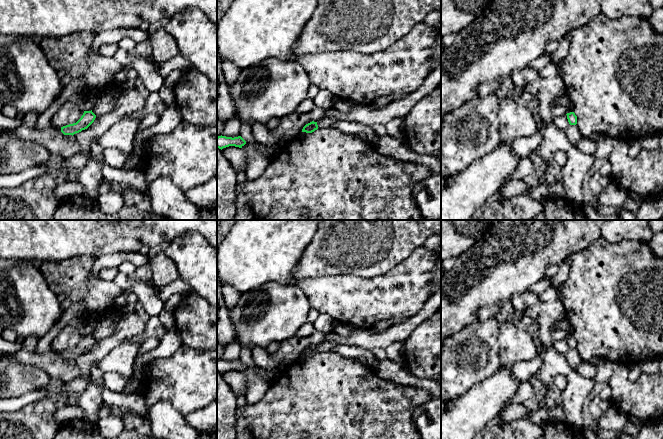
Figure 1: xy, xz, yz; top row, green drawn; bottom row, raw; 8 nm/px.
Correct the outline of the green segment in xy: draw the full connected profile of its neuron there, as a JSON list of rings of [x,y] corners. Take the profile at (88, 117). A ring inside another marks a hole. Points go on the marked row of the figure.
[[[84,111],[81,118],[73,124],[69,124],[61,127],[61,132],[64,135],[74,135],[81,132],[82,130],[87,129],[95,120],[96,115],[91,111]]]

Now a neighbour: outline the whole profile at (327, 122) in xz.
[[[321,118],[318,122],[317,122],[317,125],[318,125],[318,129],[321,129],[321,128],[329,128],[329,127],[332,127],[333,124],[335,122],[337,122],[338,120],[335,119],[335,118]]]

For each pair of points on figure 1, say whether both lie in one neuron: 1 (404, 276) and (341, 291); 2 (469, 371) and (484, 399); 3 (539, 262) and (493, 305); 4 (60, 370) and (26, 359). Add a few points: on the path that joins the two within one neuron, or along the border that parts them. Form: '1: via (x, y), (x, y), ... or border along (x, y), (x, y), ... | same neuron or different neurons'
1: via (388, 289), (383, 294), (357, 294) | same neuron
2: border along (496, 370), (457, 397) | different neurons
3: via (526, 267), (501, 292) | same neuron
4: via (52, 364), (49, 361), (34, 359) | same neuron

